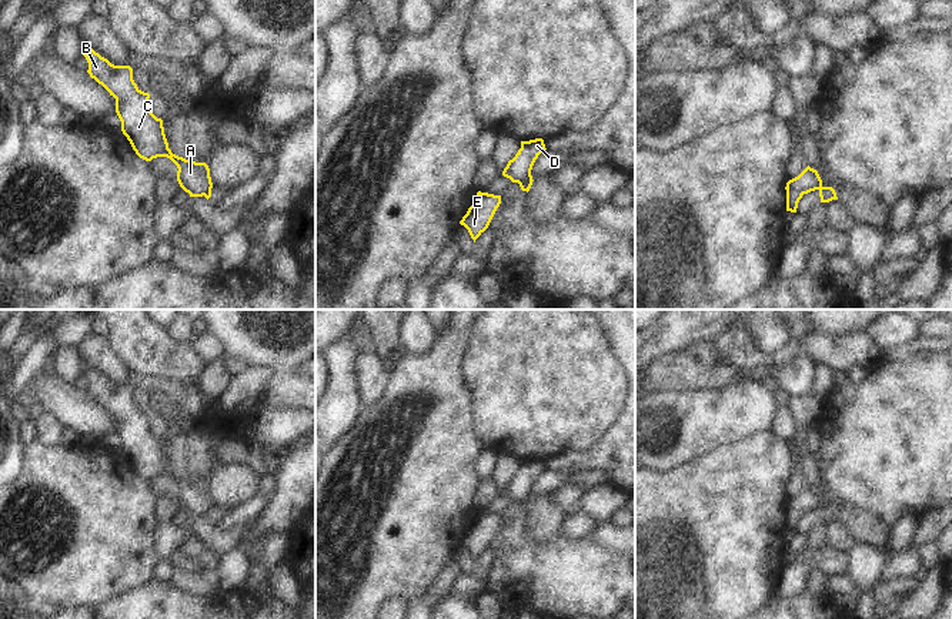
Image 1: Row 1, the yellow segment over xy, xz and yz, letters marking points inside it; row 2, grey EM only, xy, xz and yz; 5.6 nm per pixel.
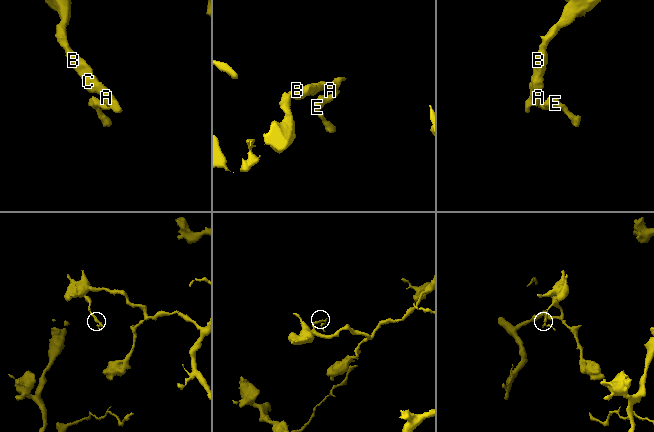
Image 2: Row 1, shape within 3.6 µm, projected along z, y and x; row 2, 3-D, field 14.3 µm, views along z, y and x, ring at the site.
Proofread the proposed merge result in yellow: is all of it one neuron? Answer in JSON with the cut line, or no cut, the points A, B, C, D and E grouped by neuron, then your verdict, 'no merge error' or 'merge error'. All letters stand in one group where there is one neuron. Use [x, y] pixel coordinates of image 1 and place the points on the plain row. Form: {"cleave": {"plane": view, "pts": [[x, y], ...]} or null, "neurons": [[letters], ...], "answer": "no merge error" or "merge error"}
{"cleave": {"plane": "xz", "pts": [[530, 492], [518, 502]]}, "neurons": [["A", "B", "C", "D"], ["E"]], "answer": "merge error"}

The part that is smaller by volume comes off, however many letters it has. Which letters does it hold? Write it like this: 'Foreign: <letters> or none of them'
Foreign: E

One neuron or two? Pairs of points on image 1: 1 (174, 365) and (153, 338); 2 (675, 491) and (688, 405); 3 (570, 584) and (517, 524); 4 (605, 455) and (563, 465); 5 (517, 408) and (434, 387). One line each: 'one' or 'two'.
1: one
2: two
3: one
4: one
5: two

